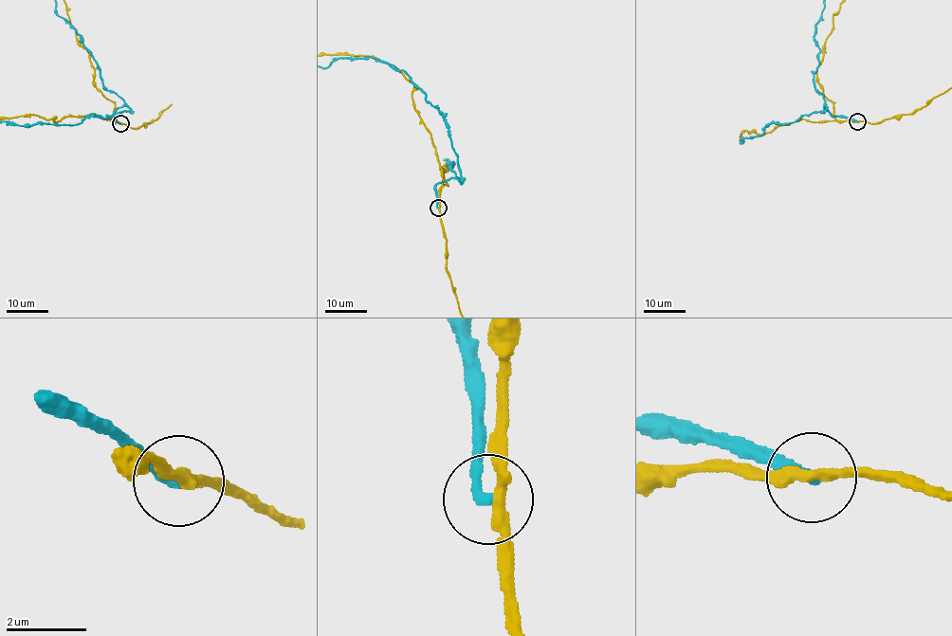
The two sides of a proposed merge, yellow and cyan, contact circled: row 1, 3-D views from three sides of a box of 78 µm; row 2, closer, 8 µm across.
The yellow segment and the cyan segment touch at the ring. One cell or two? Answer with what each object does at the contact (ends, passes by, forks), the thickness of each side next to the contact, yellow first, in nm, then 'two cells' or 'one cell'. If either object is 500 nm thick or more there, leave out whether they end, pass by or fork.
yellow passes by; cyan ends there; 280 nm thick on the yellow side, 220 nm on the other; two cells

